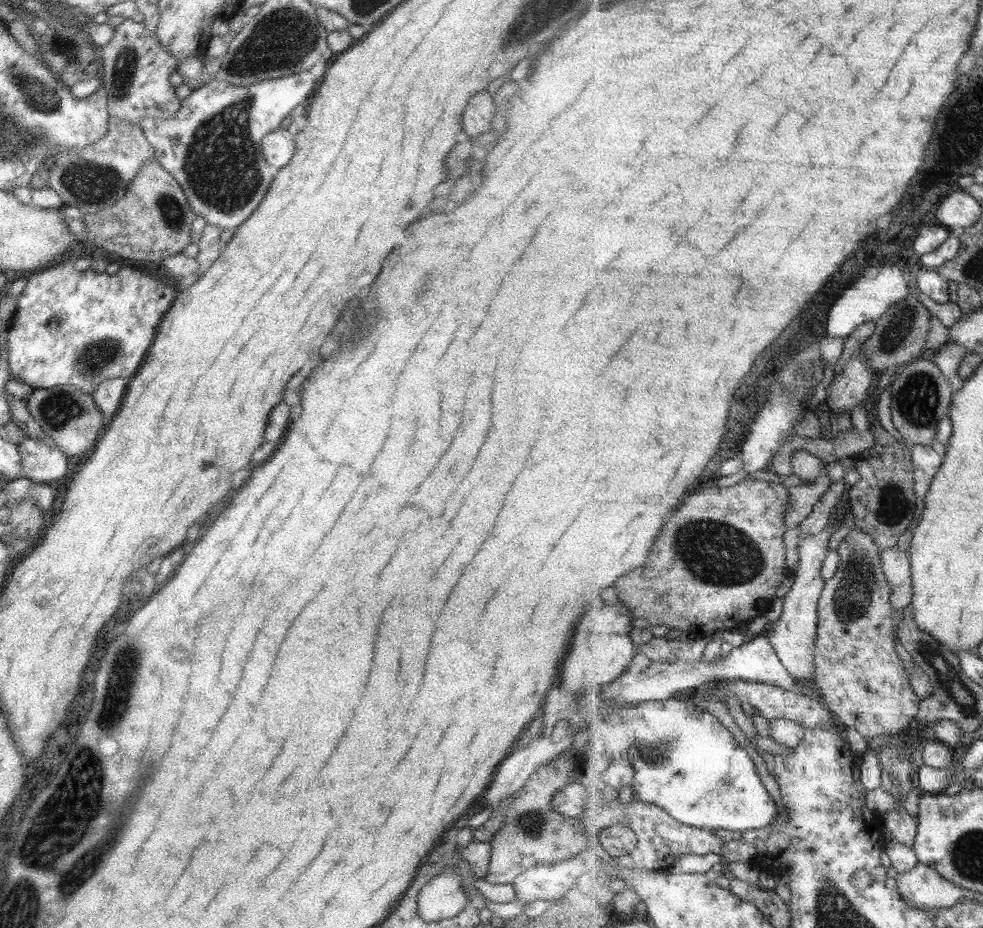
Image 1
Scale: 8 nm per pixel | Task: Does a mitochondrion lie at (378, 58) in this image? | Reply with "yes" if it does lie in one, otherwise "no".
no

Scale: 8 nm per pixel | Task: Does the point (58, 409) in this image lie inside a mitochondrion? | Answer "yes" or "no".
yes

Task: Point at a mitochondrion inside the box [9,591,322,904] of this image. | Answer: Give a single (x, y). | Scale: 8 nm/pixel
(64, 837)

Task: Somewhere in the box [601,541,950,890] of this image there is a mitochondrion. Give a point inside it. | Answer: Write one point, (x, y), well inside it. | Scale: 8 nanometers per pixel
(851, 599)

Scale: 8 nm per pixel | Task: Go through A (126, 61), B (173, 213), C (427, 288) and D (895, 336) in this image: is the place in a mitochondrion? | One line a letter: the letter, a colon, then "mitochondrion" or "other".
A: mitochondrion
B: mitochondrion
C: mitochondrion
D: mitochondrion

